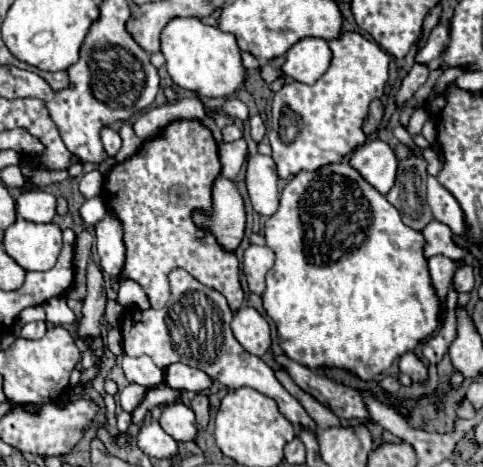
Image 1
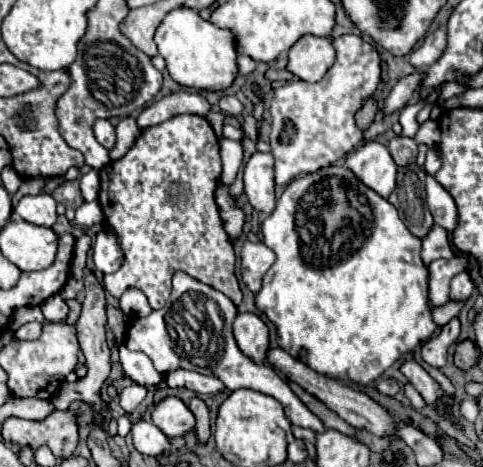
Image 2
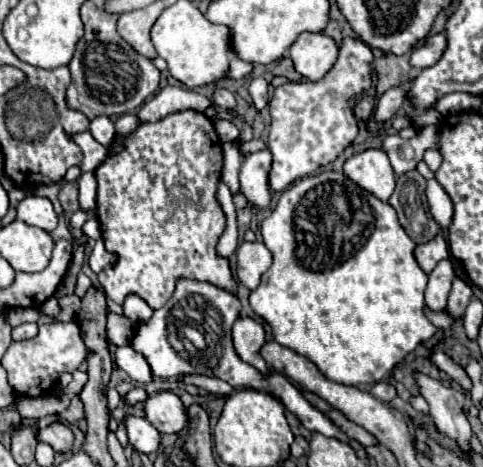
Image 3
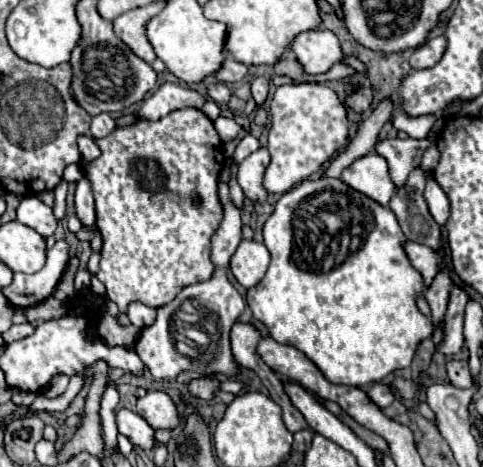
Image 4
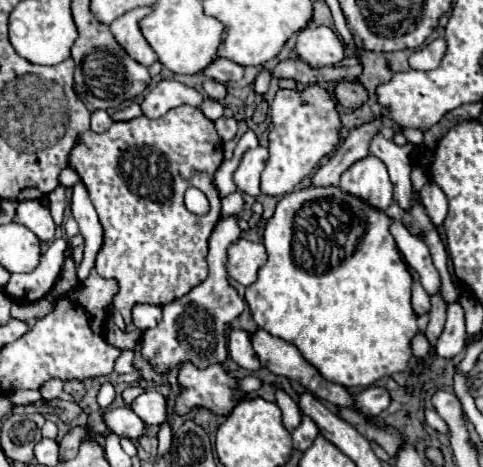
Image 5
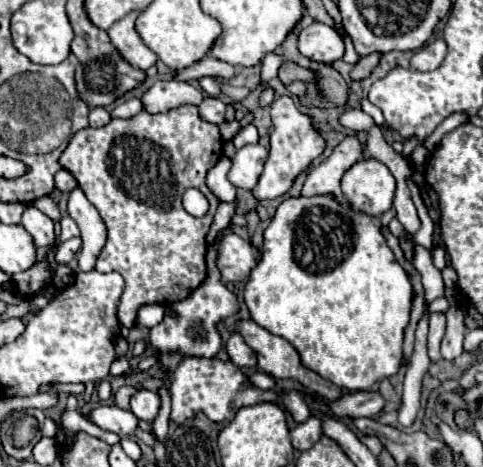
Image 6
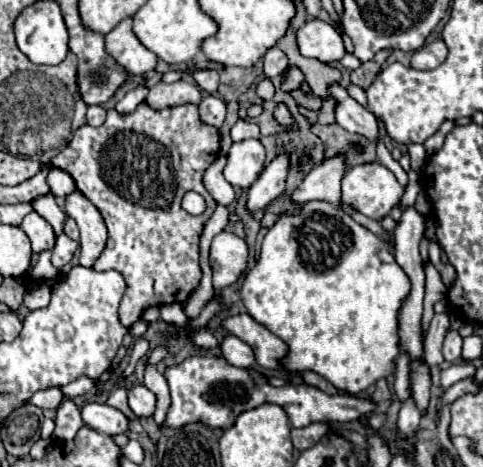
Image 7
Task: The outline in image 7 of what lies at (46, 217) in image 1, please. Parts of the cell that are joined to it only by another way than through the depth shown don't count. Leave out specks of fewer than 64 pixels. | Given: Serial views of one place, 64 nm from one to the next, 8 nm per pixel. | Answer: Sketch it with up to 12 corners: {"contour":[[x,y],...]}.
{"contour":[[38,212],[24,216],[20,228],[32,252],[56,242],[52,226]]}

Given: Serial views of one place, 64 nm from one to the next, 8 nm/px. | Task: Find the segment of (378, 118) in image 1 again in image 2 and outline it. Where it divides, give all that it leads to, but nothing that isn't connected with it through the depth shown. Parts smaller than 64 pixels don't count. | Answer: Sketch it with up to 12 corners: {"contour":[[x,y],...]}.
{"contour":[[368,98],[356,114],[360,130],[368,130],[378,112],[376,100]]}

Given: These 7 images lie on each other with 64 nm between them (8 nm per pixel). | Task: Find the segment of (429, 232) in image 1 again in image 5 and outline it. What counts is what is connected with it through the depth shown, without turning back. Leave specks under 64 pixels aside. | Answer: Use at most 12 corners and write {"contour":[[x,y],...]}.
{"contour":[[400,222],[390,230],[406,262],[418,272],[428,294],[438,292],[440,276],[430,250]]}

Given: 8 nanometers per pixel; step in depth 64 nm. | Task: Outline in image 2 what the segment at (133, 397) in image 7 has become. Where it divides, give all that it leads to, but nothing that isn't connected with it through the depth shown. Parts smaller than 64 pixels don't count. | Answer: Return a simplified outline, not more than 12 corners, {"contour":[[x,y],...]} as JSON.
{"contour":[[180,398],[156,404],[152,422],[170,438],[196,426]]}

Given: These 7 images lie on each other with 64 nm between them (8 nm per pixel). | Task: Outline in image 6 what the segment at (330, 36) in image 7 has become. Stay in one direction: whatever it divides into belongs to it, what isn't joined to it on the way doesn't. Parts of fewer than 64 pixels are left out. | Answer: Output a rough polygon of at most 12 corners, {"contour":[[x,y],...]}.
{"contour":[[312,22],[298,34],[298,50],[312,62],[342,58],[334,28]]}

